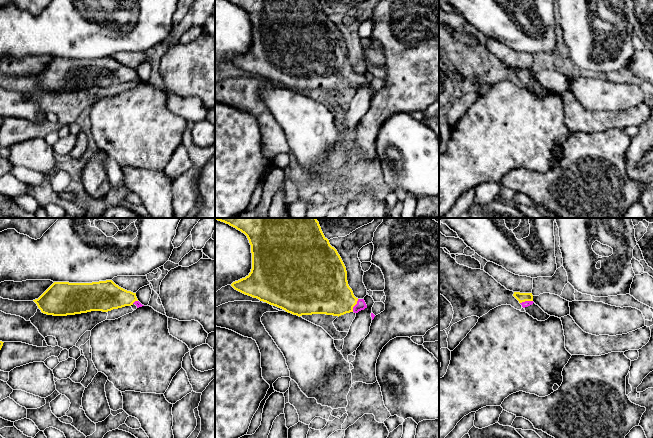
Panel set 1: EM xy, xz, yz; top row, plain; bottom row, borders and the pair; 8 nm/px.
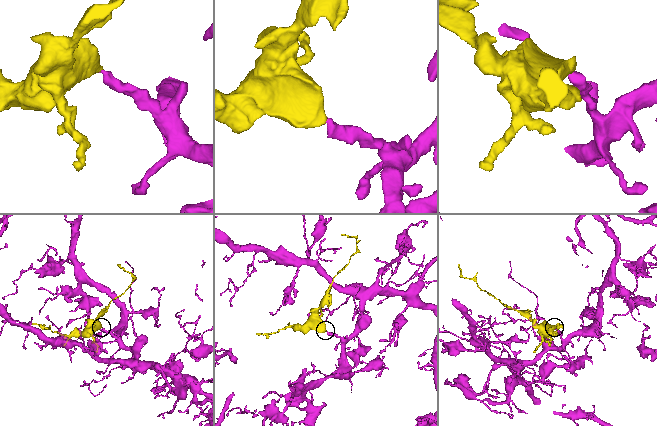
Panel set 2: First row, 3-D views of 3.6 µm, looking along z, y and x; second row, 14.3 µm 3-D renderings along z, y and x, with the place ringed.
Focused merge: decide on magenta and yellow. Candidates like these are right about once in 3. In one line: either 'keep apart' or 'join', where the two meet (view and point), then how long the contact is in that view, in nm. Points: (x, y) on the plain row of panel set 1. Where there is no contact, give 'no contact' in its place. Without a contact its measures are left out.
join; meets magenta in xz at (355, 81); contact 120 nm long

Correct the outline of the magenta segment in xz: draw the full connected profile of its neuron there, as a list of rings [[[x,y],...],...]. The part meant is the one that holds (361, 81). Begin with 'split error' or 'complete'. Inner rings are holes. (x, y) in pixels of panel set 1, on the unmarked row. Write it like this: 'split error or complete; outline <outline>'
split error; outline [[[229,0],[244,9],[251,21],[252,45],[248,52],[231,62],[248,72],[276,82],[293,91],[326,90],[341,92],[367,84],[364,75],[354,72],[348,61],[346,43],[319,0]]]

